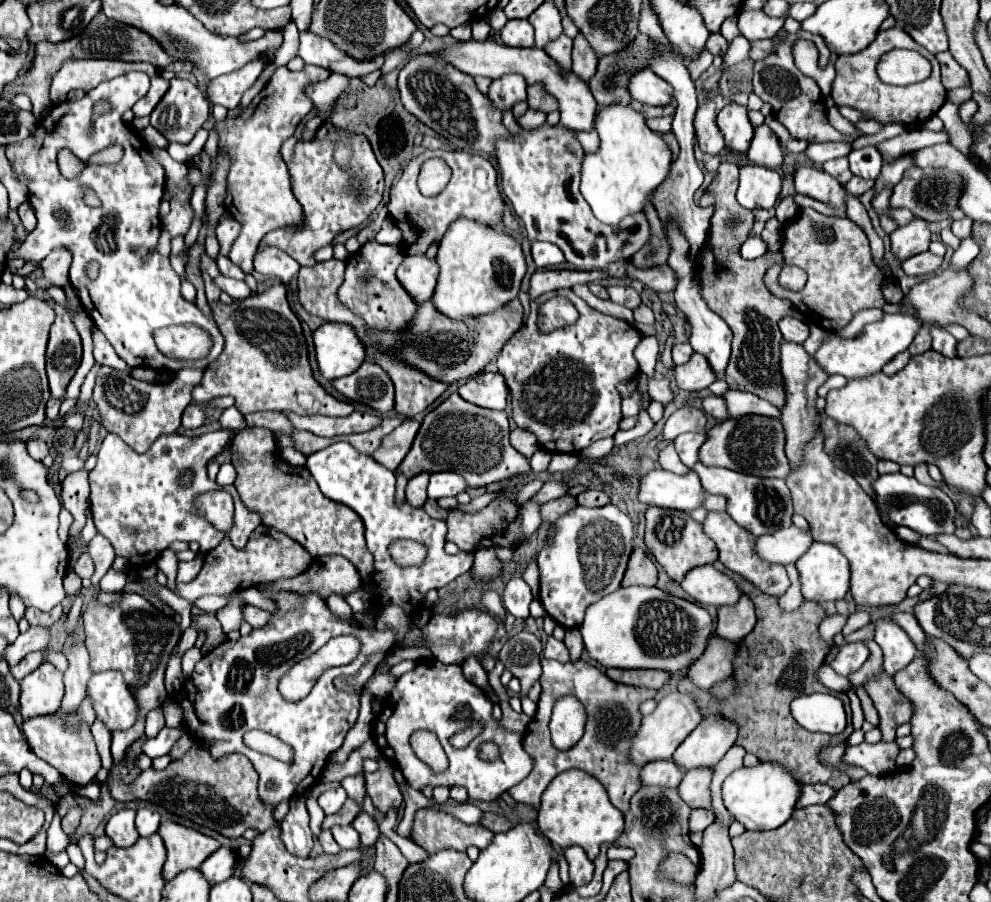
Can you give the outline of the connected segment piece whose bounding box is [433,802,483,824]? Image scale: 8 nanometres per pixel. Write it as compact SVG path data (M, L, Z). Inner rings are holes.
M465 802L463 806L457 806L457 808L453 808L453 810L447 810L447 808L441 808L441 806L433 806L433 808L437 808L437 810L443 810L443 812L449 812L449 814L455 814L461 822L465 822L465 824L481 824L481 820L483 820L483 810L481 808L477 808L475 804L469 804L469 802Z

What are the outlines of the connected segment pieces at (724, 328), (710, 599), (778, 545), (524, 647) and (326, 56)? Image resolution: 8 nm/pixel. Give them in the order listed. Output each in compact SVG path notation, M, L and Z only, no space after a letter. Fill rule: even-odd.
M665 224L665 232L671 244L671 256L669 256L669 266L673 266L673 270L679 276L679 284L675 290L675 300L679 310L683 310L683 314L687 316L687 322L691 324L691 346L697 354L703 354L711 366L711 370L715 372L717 378L725 378L725 368L731 356L731 330L729 326L707 308L707 304L701 300L699 296L699 288L697 288L697 270L695 270L695 262L693 260L681 260L681 252L689 252L689 244L685 240L685 236L673 226L673 224Z
M713 566L693 568L681 582L683 590L701 606L735 606L743 596L737 582Z
M797 526L779 528L775 534L765 534L757 538L757 552L761 558L773 564L791 564L797 562L805 550L813 544L811 530L801 530Z
M527 632L509 638L499 652L503 666L521 680L521 696L527 696L533 682L541 676L541 652L541 640L535 634Z
M301 32L299 34L297 56L307 64L317 64L317 66L323 66L335 74L343 74L349 78L365 76L365 74L383 66L383 56L381 56L381 60L357 64L355 60L349 60L349 56L345 56L345 52L333 48L333 44L329 44L329 40L321 38L313 32Z

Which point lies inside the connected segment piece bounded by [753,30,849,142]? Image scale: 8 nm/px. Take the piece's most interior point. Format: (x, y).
(798, 104)

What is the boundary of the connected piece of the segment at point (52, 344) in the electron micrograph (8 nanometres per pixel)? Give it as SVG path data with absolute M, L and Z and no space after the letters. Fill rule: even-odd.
M57 302L51 306L55 310L55 322L51 326L47 346L47 376L51 396L63 398L65 388L81 362L81 338L69 320L67 310Z

